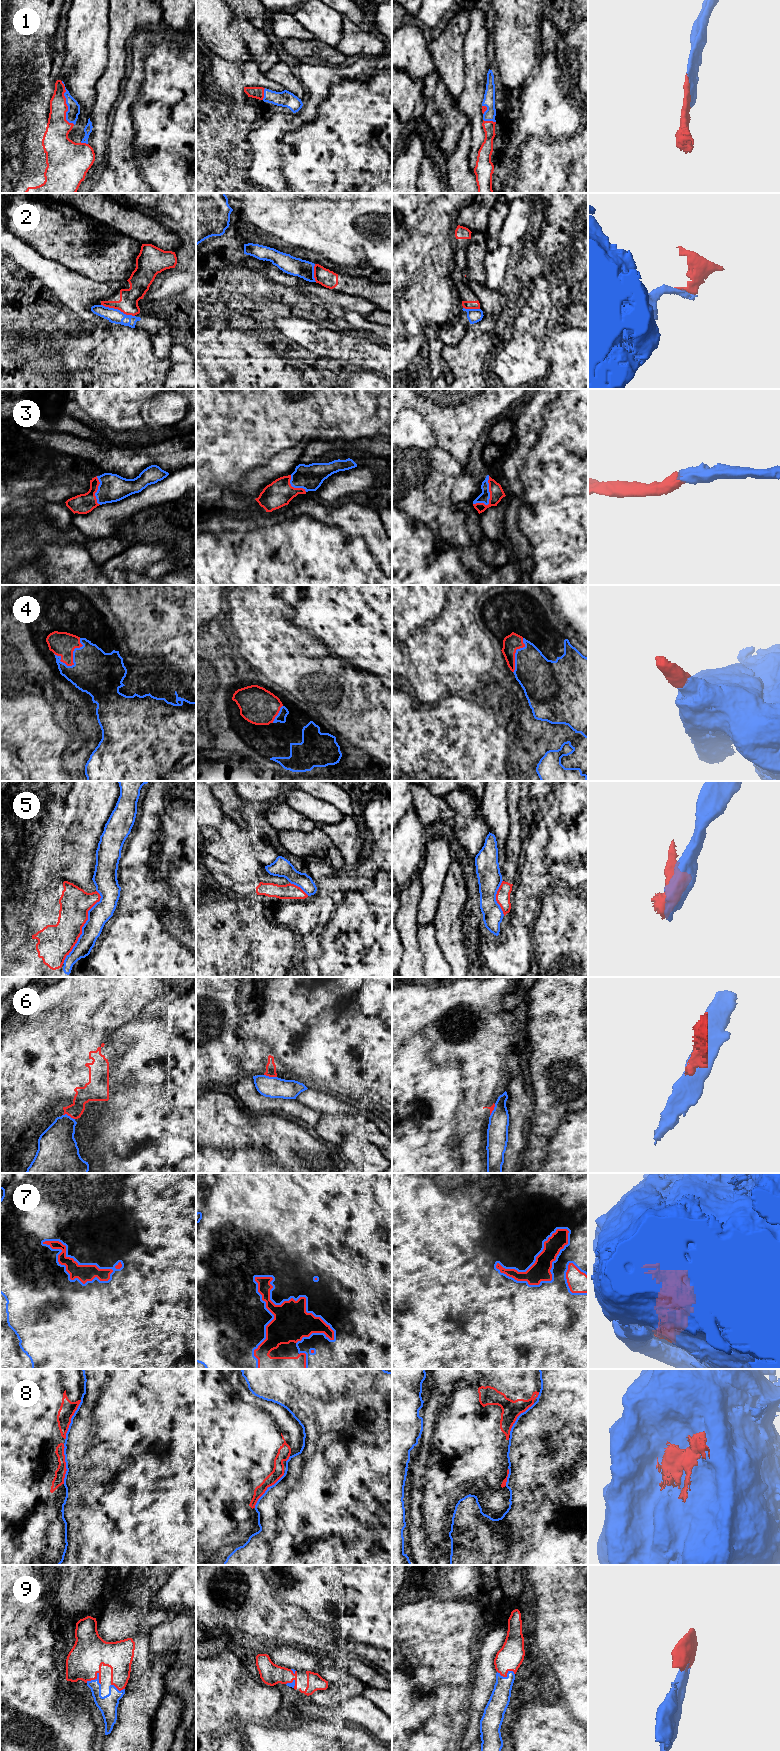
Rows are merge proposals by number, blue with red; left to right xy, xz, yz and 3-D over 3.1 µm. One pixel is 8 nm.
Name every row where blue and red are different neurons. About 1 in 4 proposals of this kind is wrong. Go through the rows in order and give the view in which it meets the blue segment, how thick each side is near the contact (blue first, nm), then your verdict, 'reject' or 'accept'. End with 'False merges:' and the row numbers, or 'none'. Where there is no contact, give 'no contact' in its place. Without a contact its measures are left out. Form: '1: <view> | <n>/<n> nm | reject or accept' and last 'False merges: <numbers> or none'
1: xy | 100/190 nm | accept
2: xy | 110/160 nm | reject
3: yz | 90/110 nm | accept
4: xy | 360/190 nm | accept
5: xy | 170/280 nm | reject
6: xz | 170/80 nm | reject
7: xz | 420/300 nm | accept
8: xy | 500/90 nm | accept
9: xy | 150/280 nm | accept
False merges: 2, 5, 6

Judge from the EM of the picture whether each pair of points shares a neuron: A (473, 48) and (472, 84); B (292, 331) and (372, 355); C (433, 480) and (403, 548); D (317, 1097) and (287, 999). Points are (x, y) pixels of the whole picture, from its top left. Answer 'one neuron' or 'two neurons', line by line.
A: one neuron
B: one neuron
C: one neuron
D: two neurons

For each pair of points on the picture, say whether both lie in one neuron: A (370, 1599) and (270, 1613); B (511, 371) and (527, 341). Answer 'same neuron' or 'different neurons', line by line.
A: same neuron
B: same neuron

